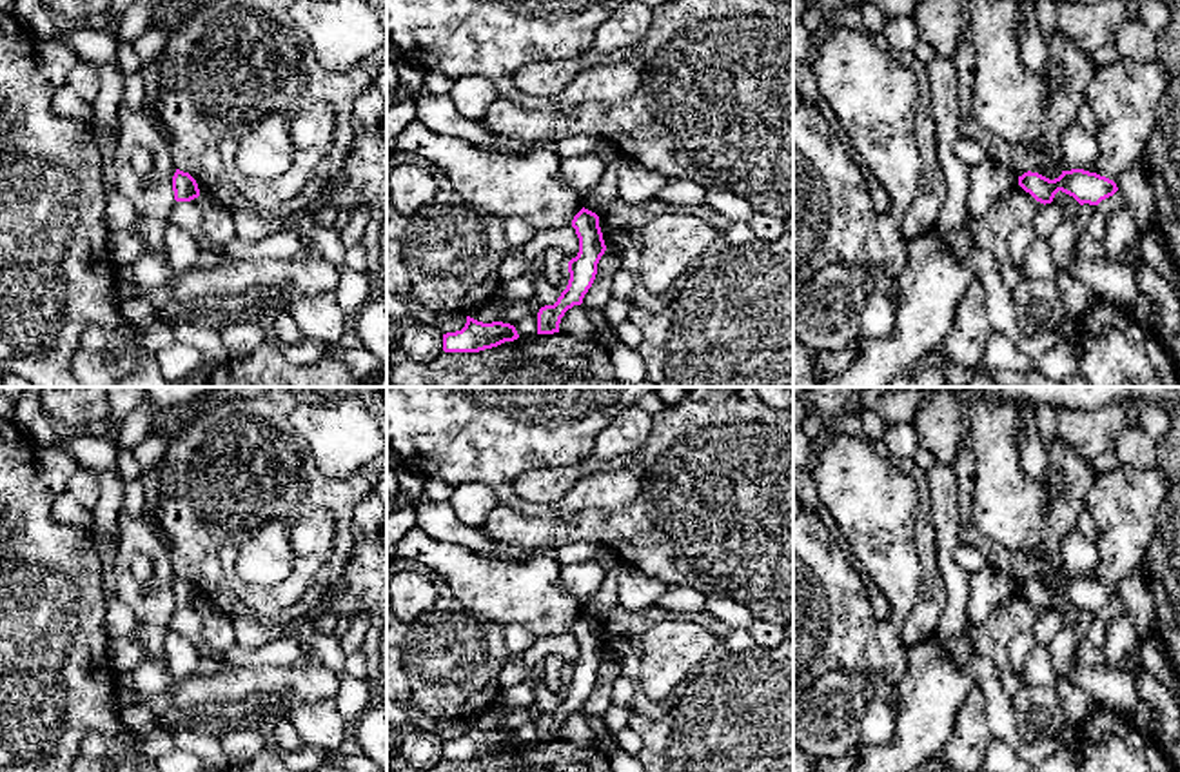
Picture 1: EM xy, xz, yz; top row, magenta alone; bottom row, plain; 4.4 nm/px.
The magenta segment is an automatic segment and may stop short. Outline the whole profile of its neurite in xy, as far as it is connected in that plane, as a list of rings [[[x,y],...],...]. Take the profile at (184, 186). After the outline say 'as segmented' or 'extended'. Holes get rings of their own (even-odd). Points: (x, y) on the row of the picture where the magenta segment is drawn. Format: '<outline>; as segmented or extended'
[[[180,169],[172,176],[172,191],[176,202],[191,202],[200,196],[196,180]]]; as segmented

